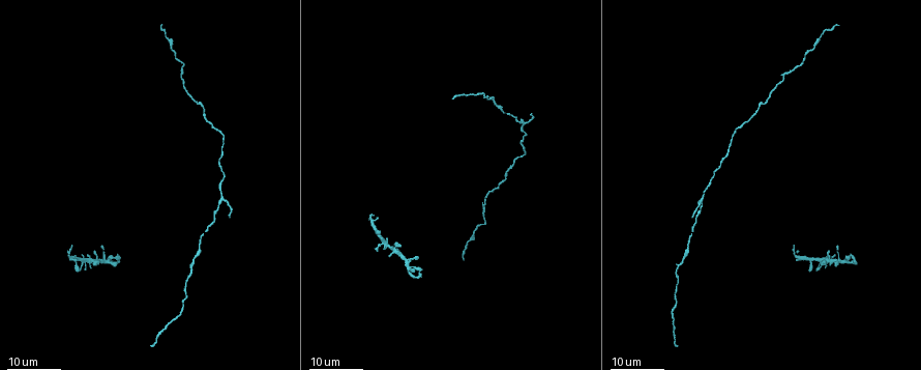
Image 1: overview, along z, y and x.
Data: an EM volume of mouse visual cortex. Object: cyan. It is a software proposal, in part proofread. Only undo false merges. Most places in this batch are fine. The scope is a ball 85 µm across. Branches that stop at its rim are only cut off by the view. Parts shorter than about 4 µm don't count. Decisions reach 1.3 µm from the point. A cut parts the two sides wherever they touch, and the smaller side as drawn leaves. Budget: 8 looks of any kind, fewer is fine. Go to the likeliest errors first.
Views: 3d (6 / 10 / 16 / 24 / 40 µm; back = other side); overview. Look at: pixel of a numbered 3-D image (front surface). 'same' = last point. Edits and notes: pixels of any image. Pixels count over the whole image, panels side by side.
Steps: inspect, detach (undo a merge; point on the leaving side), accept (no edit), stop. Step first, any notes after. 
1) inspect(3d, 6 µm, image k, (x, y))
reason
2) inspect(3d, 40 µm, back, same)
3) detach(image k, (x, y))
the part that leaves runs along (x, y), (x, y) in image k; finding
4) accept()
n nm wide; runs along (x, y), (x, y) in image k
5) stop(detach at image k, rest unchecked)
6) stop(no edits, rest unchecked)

inspect(3d, 24 µm, image 1, (190, 269))
a narrow waist

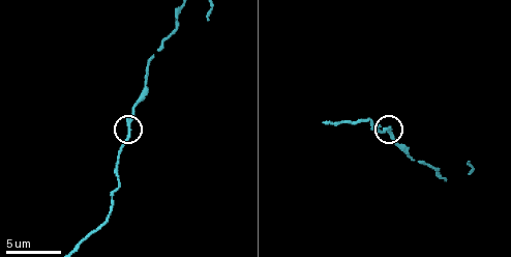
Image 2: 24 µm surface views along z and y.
inspect(3d, 6 µm, image 2, (128, 129))

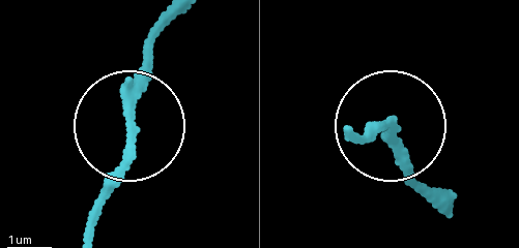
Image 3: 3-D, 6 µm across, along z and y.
accept()
runs along (444, 206), (381, 120), (348, 131) in image 3; continuous, no second neuron

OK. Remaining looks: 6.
inspect(3d, 24 µm, image 1, (223, 196))
calibre changes

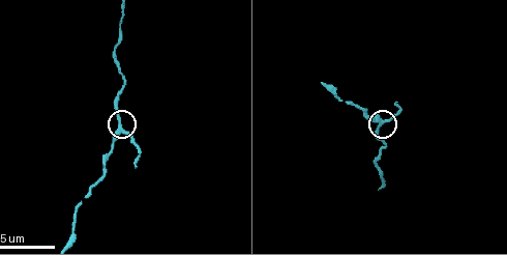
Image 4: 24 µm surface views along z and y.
inspect(3d, 6 µm, image 4, (121, 126))

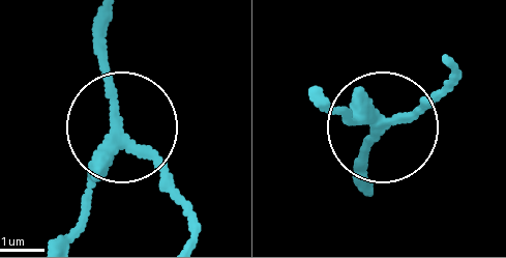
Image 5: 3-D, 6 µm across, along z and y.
detach(image 5, (160, 179))
190 nm wide; the part that leaves runs along (119, 135), (108, 16) in image 5; a second neuron is stuck on

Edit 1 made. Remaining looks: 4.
inspect(overview)

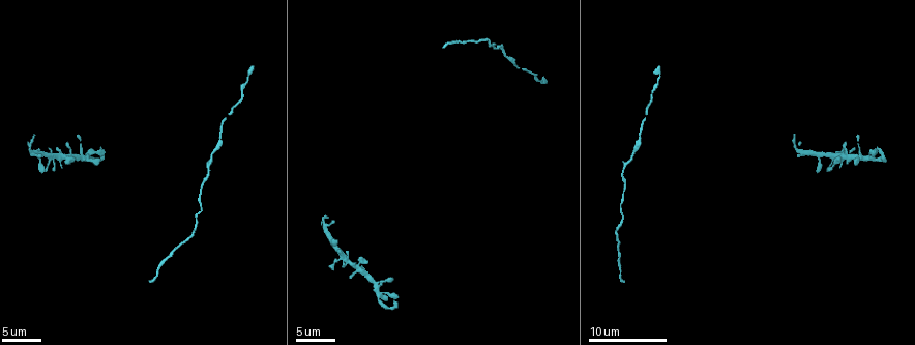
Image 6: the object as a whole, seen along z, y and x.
inspect(3d, 16 µm, image 6, (238, 104))

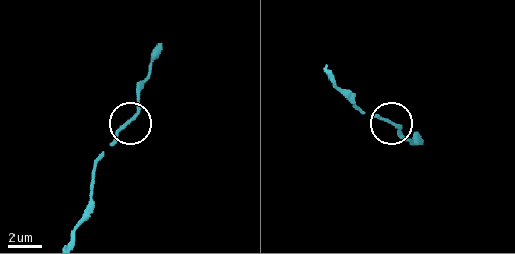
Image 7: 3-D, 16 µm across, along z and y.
inspect(3d, 16 µm, back, image 7, (130, 122))
other side

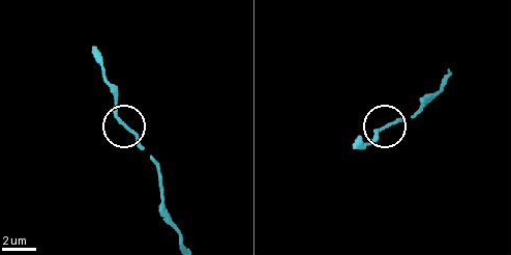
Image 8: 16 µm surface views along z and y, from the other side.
accept()
side arm 6 µm; all the same neuron

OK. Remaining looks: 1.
stop(detach at image 5, rest unchecked)

